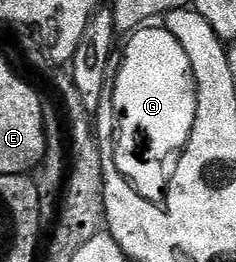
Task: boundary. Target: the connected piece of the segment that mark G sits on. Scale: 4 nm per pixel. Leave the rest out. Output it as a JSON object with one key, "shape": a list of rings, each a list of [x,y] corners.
{"shape":[[[147,25],[127,39],[130,40],[126,43],[122,64],[119,67],[117,64],[112,79],[114,116],[110,123],[114,126],[114,155],[110,162],[115,166],[115,174],[132,185],[136,198],[158,211],[166,211],[170,207],[170,191],[174,191],[174,179],[178,179],[182,159],[188,154],[188,141],[194,139],[196,117],[202,107],[202,86],[196,81],[194,59],[188,58],[186,43],[164,33],[161,26]]]}

